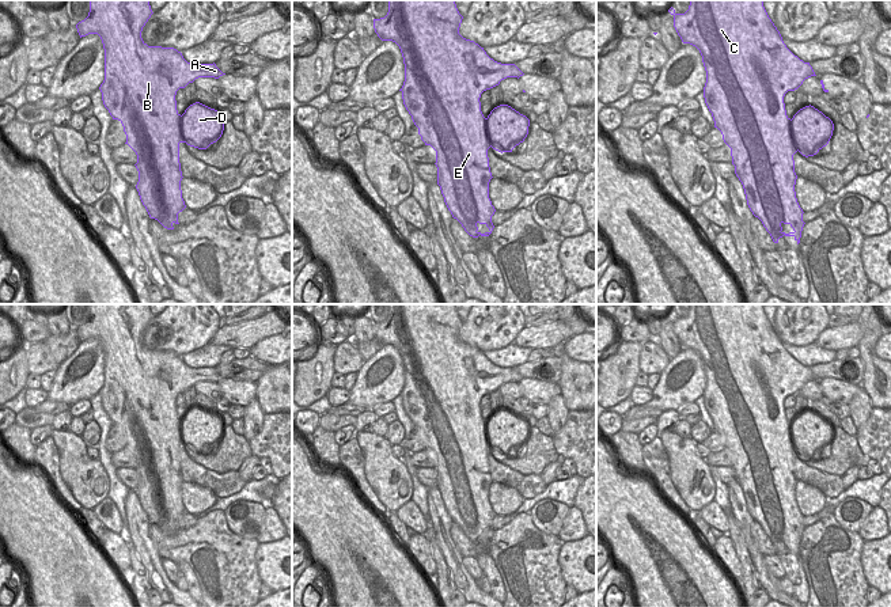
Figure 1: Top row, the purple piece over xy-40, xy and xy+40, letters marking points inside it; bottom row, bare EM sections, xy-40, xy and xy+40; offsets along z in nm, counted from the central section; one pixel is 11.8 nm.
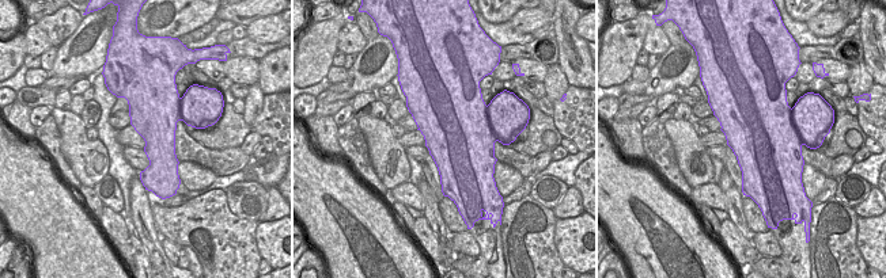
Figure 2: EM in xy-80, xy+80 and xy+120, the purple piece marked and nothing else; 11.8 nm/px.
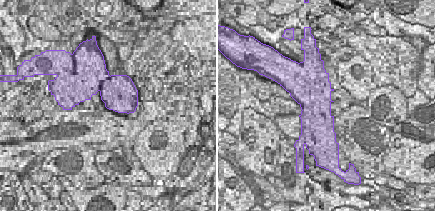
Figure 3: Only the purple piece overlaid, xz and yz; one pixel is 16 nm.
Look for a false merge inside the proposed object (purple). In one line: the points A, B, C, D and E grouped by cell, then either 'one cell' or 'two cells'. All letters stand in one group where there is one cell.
A B C E / D; two cells

